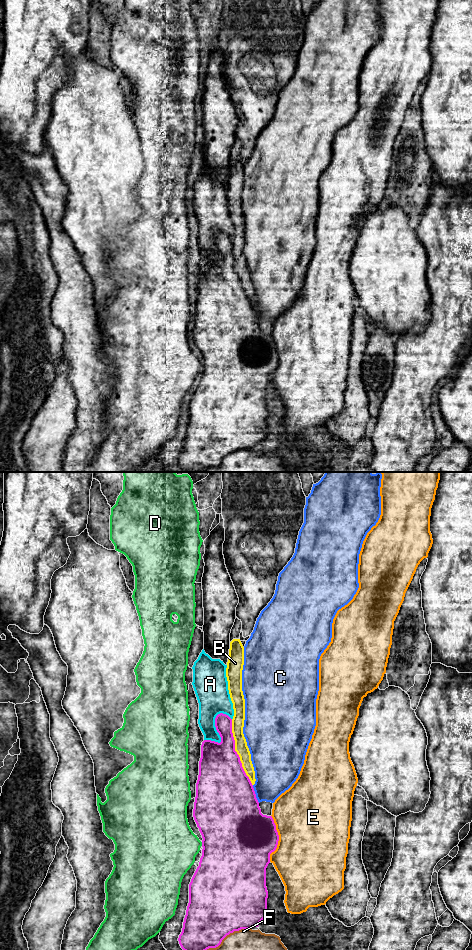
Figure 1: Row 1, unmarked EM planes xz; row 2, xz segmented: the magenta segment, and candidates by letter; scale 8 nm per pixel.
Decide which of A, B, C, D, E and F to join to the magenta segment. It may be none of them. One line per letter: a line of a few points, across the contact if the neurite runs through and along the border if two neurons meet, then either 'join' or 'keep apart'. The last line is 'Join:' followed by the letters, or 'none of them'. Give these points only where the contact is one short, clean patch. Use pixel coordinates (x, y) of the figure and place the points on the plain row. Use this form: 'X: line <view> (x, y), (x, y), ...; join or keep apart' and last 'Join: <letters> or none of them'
A: keep apart
B: keep apart
C: keep apart
D: keep apart
E: keep apart
F: keep apart
Join: none of them

